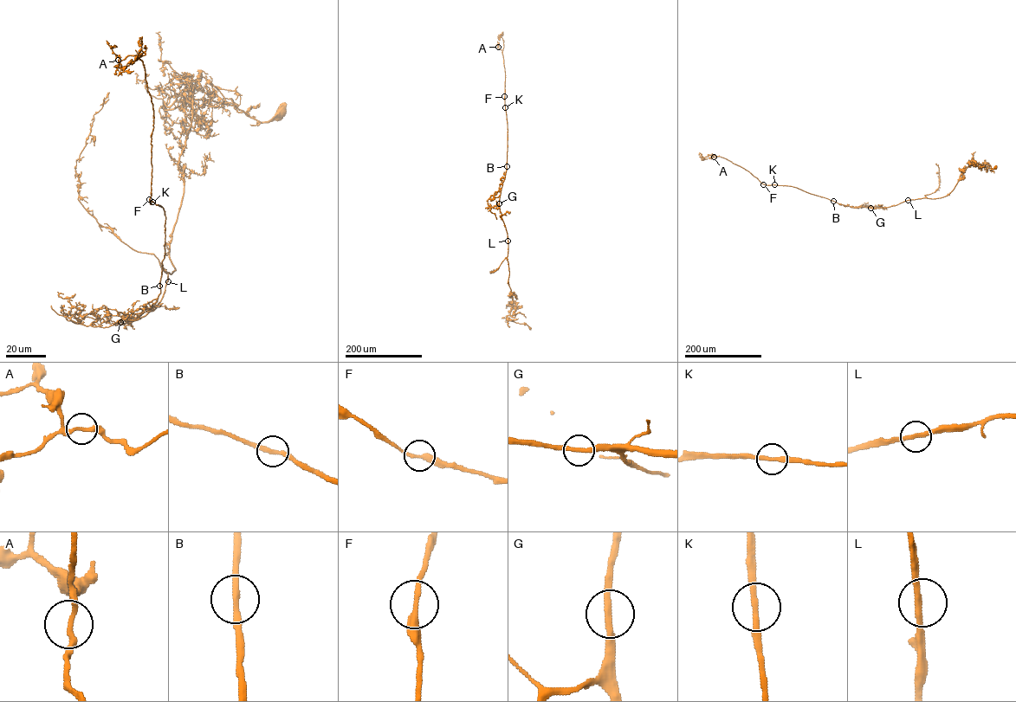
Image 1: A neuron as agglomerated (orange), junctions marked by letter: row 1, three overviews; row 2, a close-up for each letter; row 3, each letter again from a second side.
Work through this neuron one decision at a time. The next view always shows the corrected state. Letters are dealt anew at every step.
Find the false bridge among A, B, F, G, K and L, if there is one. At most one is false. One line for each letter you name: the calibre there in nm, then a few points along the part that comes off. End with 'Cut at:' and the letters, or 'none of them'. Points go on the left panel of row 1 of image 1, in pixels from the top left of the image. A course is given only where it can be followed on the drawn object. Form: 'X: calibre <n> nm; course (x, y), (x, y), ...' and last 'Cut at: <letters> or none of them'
Cut at: none of them

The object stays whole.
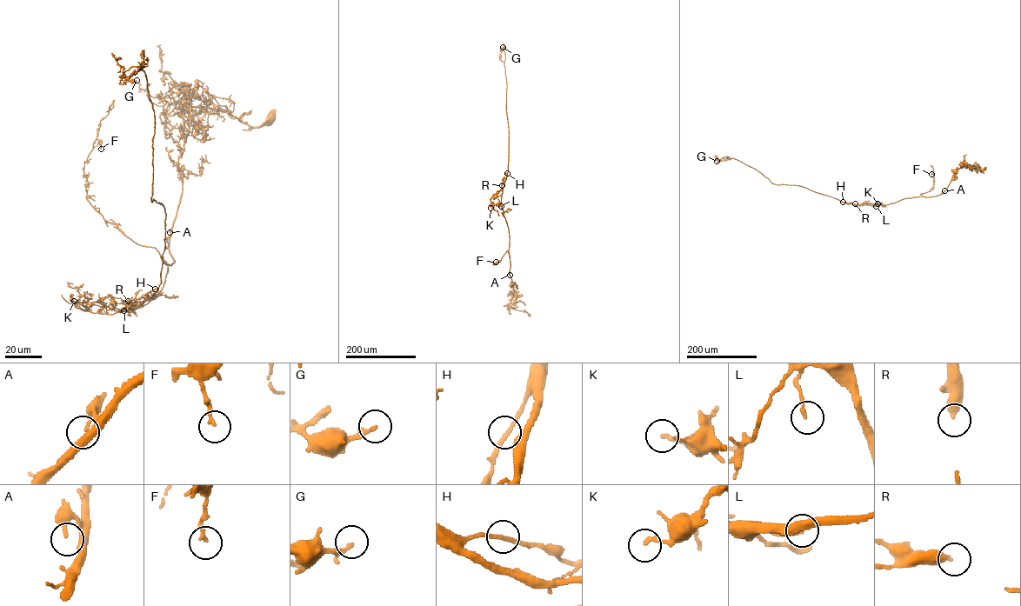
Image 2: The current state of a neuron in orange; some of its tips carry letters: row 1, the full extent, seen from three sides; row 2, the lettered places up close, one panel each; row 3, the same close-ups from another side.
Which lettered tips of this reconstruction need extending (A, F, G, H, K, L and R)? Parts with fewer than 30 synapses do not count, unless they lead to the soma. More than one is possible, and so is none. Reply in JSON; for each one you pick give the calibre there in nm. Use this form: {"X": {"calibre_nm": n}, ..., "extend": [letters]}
{"extend": []}

